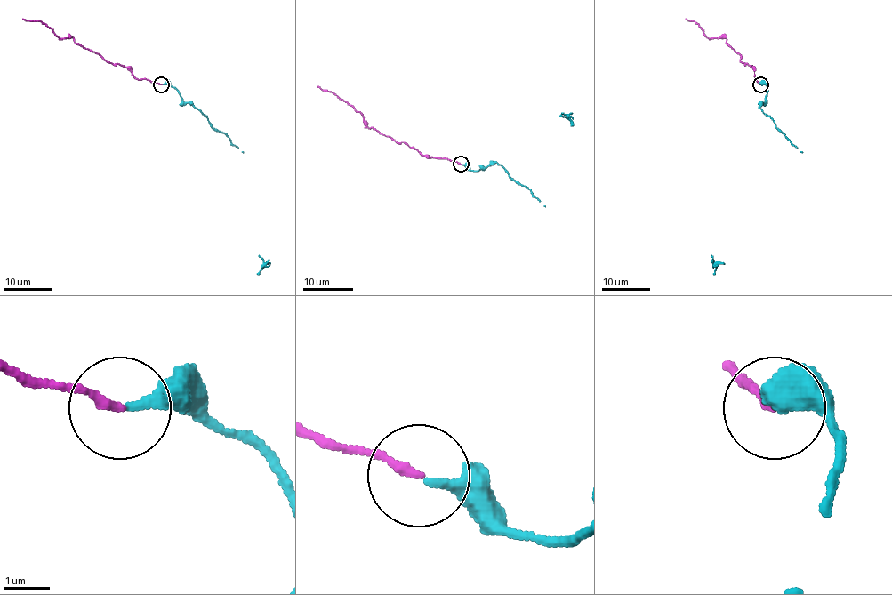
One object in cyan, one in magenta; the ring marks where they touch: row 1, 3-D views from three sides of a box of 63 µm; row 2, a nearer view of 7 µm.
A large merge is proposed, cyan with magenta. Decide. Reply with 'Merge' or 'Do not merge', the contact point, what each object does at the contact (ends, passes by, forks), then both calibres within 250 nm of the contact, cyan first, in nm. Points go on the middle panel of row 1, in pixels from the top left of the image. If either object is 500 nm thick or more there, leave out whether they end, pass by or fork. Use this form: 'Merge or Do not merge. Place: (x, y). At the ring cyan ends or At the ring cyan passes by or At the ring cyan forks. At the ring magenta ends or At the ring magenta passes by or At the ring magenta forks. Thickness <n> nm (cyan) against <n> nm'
Merge. Place: (461, 164). At the ring cyan ends. At the ring magenta ends. Thickness 260 nm (cyan) against 190 nm

